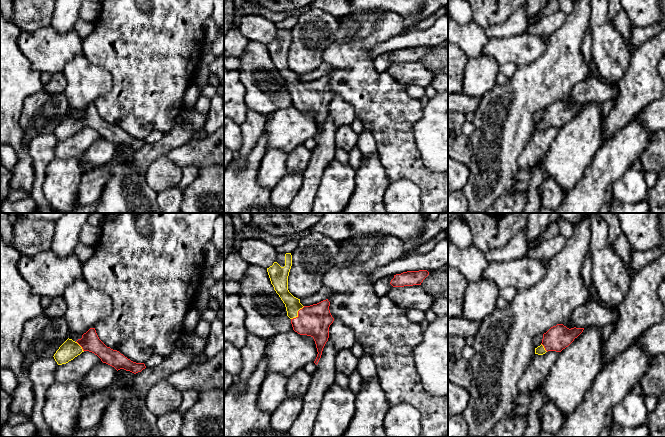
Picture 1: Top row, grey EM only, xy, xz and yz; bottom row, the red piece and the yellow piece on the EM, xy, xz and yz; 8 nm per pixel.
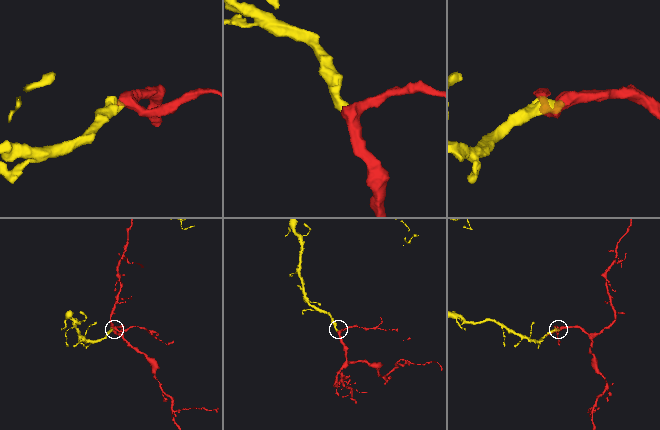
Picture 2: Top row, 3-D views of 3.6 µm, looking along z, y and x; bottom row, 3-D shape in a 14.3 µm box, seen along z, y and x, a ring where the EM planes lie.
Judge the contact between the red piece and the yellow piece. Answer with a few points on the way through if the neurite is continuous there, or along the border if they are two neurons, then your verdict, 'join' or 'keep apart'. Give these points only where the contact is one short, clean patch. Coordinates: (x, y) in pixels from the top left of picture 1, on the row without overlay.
across xz (314, 96), (305, 96), (298, 89), (292, 80) | join

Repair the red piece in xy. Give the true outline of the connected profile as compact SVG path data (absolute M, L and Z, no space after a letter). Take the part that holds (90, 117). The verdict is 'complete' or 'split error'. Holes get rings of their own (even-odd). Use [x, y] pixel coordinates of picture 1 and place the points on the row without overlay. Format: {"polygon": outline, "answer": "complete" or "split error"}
{"polygon": "M90 104L76 118L68 114L59 123L53 133L58 141L62 141L73 136L84 127L94 129L103 139L114 143L117 147L124 145L136 150L146 144L144 139L133 138L119 127L107 123L99 115L95 104Z", "answer": "split error"}

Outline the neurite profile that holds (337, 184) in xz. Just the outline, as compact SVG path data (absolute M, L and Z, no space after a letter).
M335 159L326 166L312 213L341 213L348 205L355 188L356 170Z

